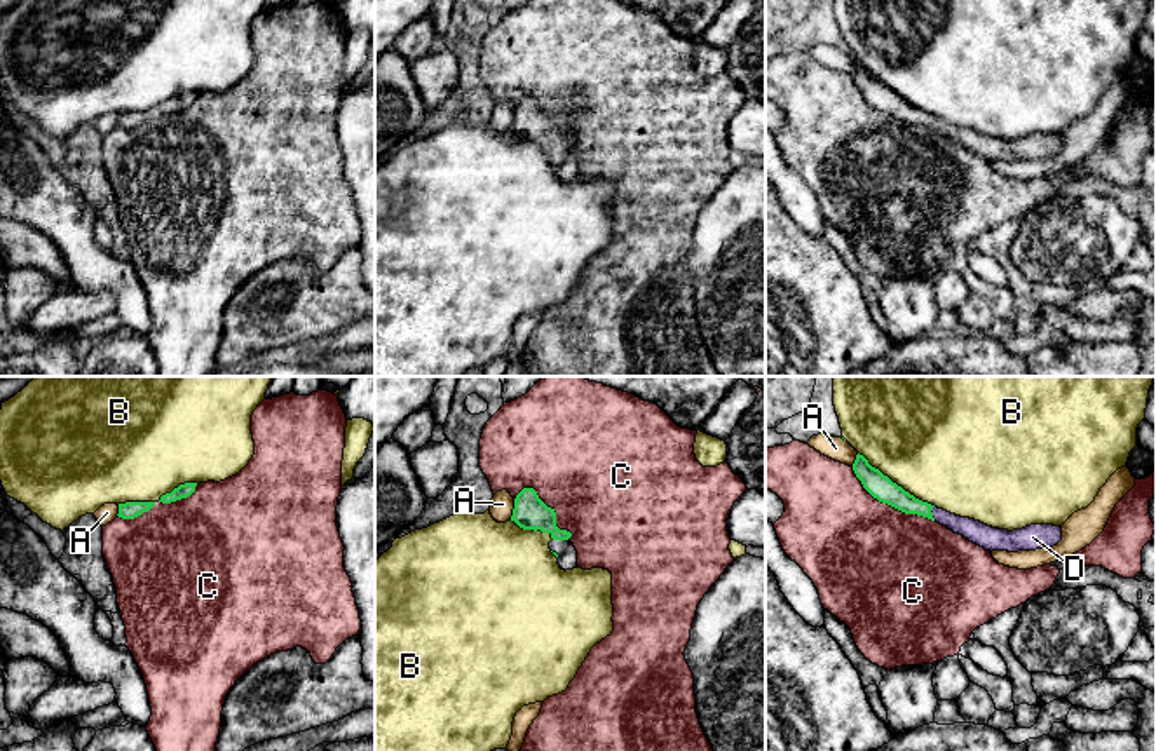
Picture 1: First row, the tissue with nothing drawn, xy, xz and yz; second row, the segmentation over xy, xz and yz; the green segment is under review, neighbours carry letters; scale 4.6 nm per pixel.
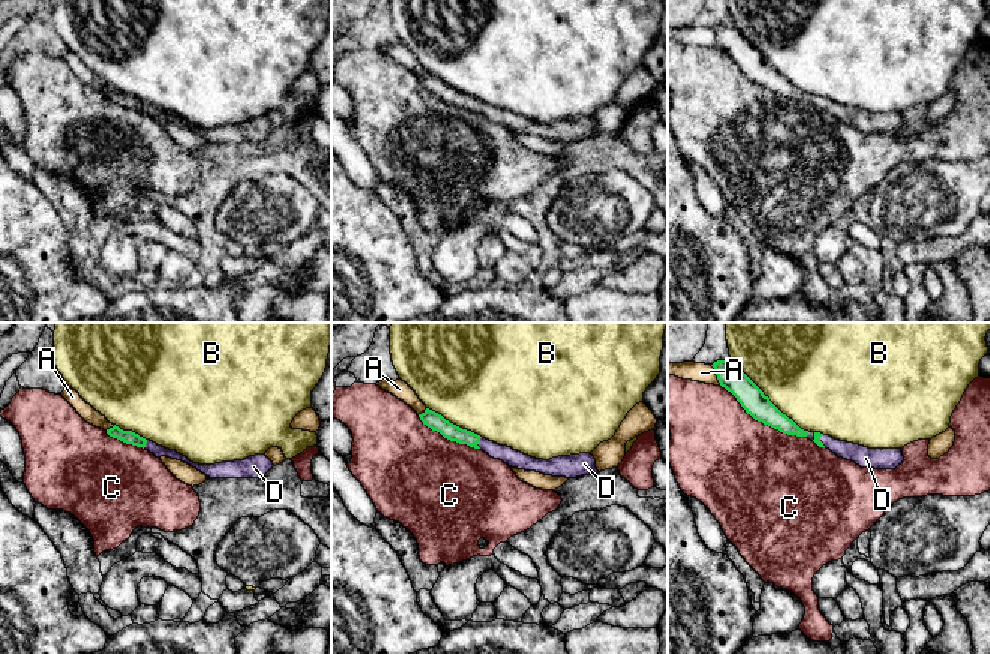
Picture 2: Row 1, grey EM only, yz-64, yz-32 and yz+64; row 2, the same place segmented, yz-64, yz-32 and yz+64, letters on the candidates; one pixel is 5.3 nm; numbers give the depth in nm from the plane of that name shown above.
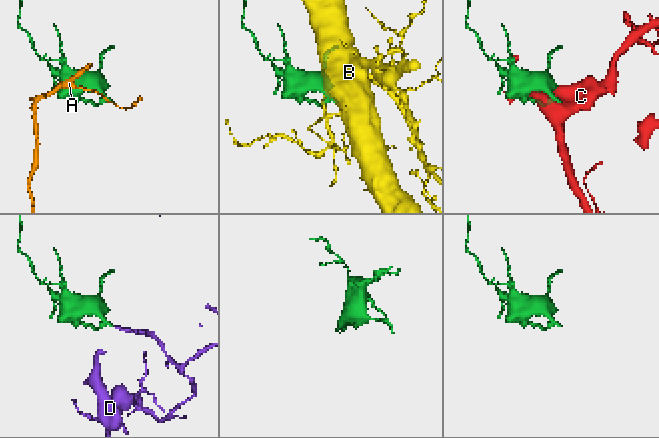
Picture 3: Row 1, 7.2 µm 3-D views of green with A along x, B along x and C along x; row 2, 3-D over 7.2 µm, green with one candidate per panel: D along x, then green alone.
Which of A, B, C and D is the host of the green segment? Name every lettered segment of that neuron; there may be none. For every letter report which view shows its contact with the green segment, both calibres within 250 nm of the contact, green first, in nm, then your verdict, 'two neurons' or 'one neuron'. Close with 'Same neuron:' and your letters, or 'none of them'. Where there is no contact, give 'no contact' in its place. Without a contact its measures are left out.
A: xz | 160/110 nm | two neurons
B: yz | 110/500 nm | two neurons
C: yz | 110/480 nm | two neurons
D: yz | 110/100 nm | one neuron
Same neuron: D

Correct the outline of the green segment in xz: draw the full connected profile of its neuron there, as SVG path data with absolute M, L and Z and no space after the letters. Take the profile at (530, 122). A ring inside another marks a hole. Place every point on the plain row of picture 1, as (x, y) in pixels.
M523 98L514 108L511 131L523 139L541 139L549 143L553 150L568 150L570 141L556 136L556 122L547 117L534 98Z

